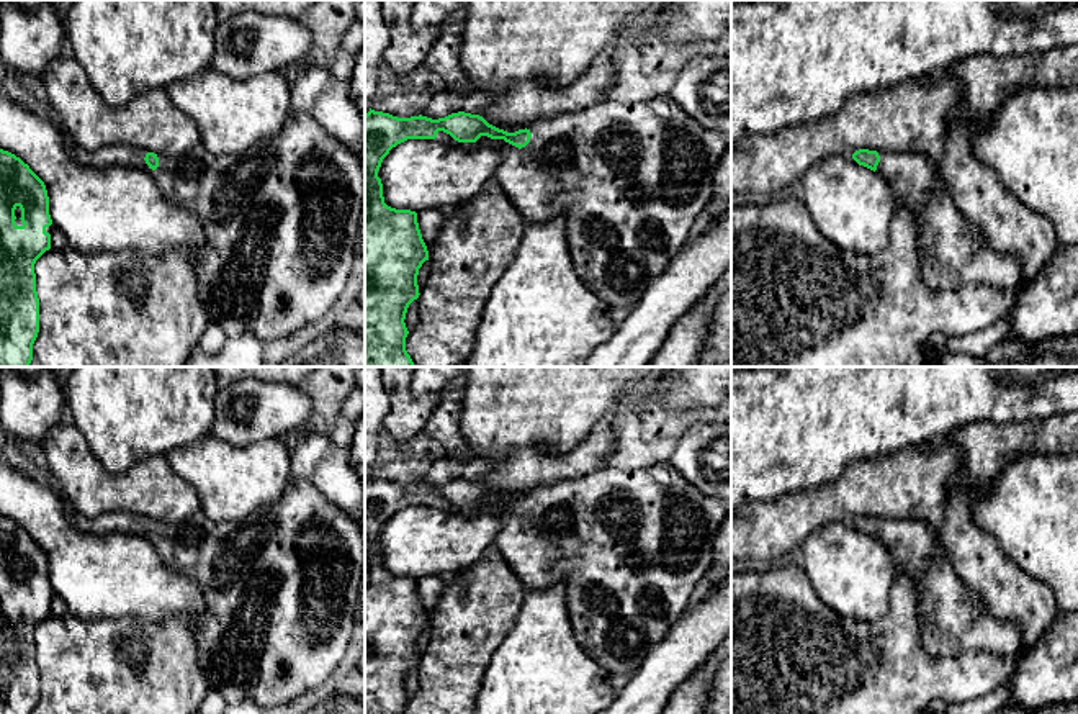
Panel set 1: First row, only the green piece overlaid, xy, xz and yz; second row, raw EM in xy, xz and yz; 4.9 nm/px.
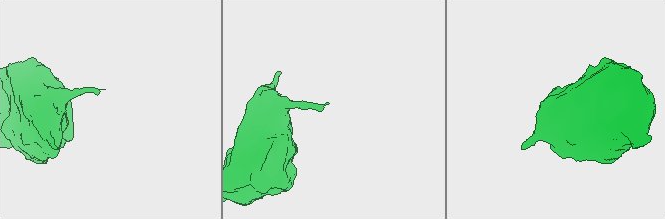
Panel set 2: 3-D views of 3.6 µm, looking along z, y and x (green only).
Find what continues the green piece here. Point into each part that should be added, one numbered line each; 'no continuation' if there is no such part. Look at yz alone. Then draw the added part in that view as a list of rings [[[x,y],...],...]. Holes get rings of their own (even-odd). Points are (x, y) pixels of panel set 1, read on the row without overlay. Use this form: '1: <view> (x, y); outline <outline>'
1: yz (952, 619); outline [[[882,519],[877,540],[893,555],[898,575],[916,581],[921,645],[937,658],[970,650],[1016,657],[1021,630],[993,617],[978,593],[955,573],[937,540],[937,526],[921,519]]]

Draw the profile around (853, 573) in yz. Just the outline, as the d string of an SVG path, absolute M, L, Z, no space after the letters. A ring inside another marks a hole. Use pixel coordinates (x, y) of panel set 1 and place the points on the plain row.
M852 522L820 527L802 544L795 558L834 612L869 624L887 614L898 576L893 555Z

